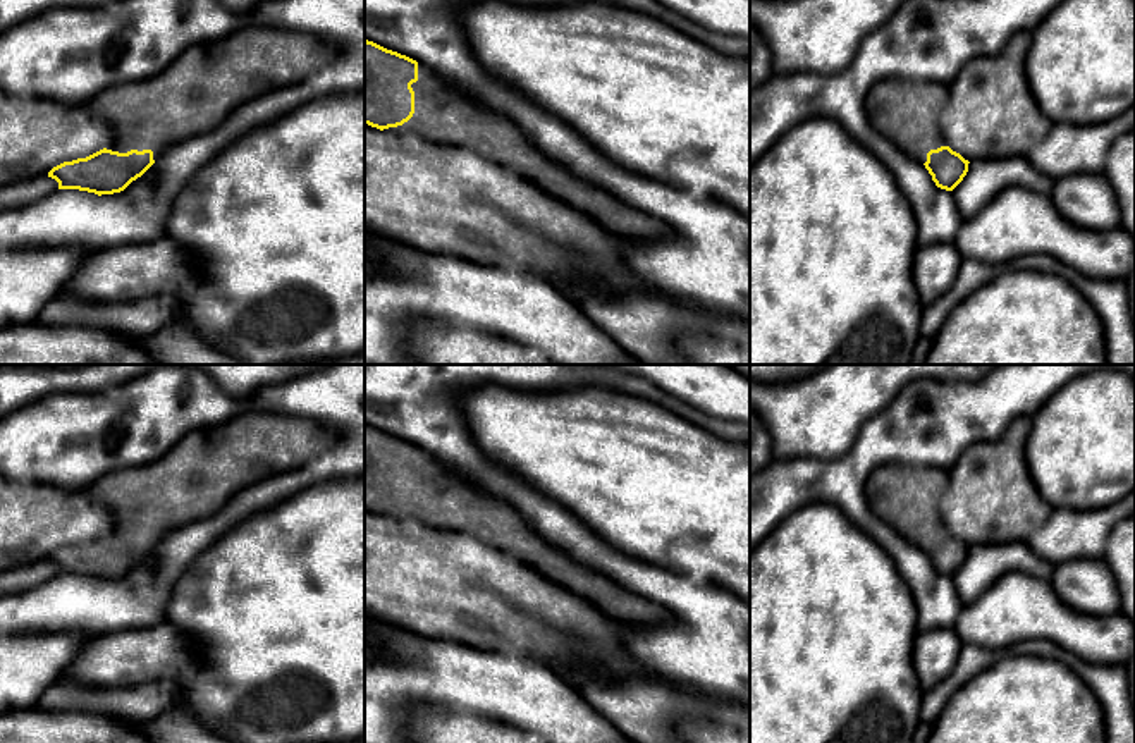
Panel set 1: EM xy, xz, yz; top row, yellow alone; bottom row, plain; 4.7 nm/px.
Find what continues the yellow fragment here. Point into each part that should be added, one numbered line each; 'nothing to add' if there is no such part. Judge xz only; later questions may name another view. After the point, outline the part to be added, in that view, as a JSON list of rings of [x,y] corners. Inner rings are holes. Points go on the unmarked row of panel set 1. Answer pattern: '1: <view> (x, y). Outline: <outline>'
1: xz (442, 499). Outline: [[[418,449],[418,466],[411,473],[413,502],[389,514],[413,518],[435,530],[469,535],[487,547],[509,554],[616,621],[653,626],[672,621],[664,604],[636,595],[578,562],[543,540],[511,504],[473,487],[423,449]]]

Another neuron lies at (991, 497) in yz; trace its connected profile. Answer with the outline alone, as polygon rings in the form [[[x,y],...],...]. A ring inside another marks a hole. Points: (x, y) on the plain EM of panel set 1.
[[[1018,416],[1003,437],[970,445],[948,471],[939,514],[965,545],[1027,542],[1052,514],[1027,463],[1032,428],[1032,416]]]

